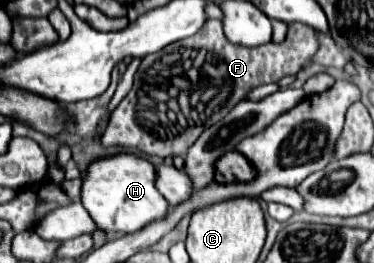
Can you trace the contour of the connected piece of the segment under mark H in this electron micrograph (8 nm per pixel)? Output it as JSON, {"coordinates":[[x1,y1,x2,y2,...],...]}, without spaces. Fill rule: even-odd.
{"coordinates":[[126,153,94,161,88,167,88,175,82,183,82,205,108,235,136,233,148,223,164,219,172,209,172,205,156,189,156,167,142,157]]}

